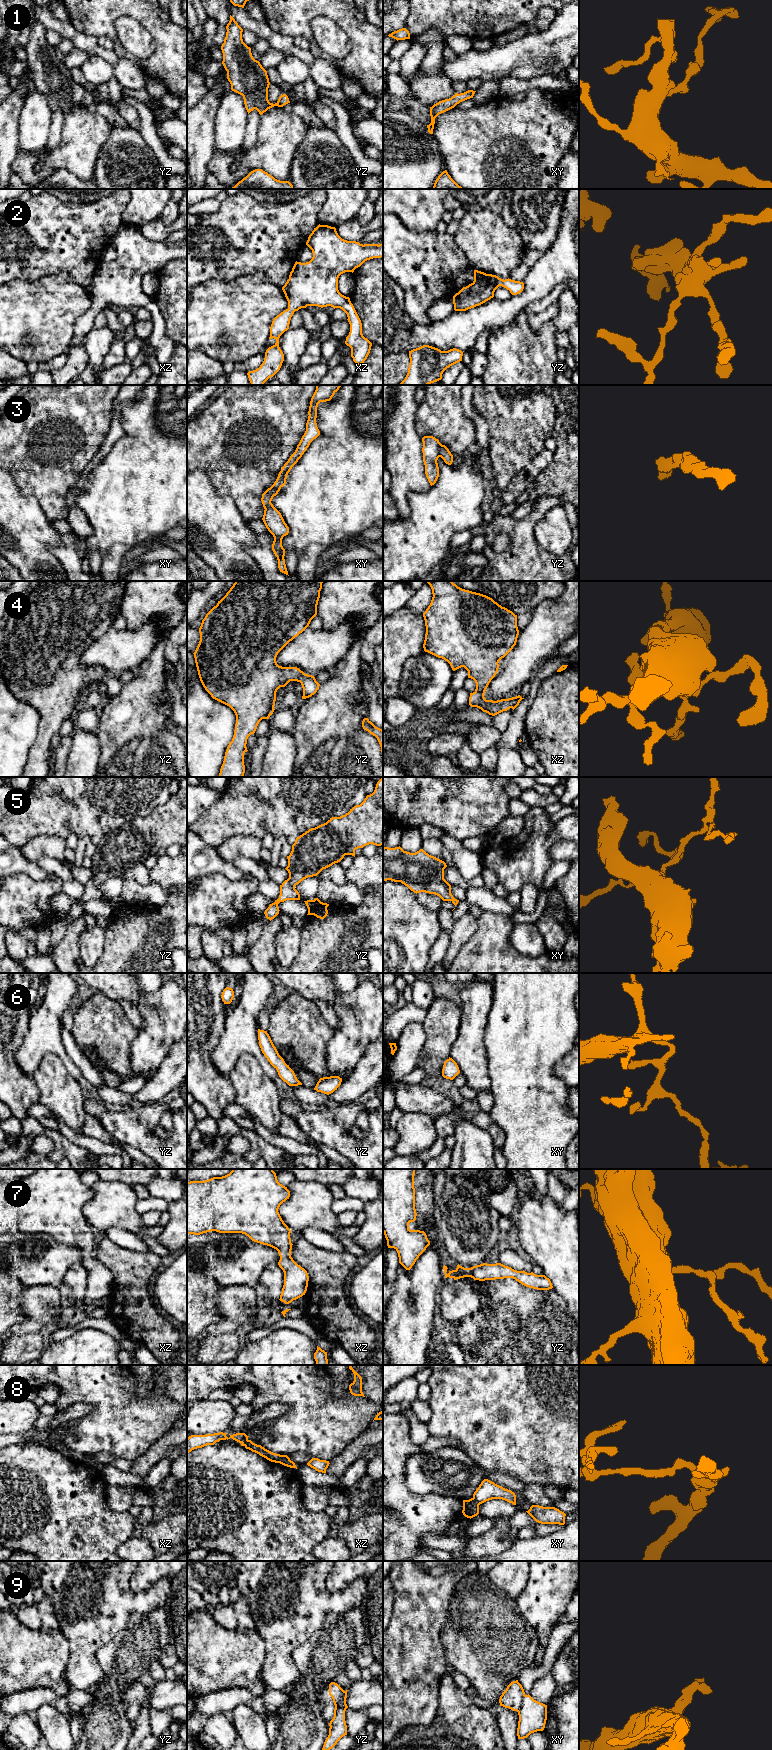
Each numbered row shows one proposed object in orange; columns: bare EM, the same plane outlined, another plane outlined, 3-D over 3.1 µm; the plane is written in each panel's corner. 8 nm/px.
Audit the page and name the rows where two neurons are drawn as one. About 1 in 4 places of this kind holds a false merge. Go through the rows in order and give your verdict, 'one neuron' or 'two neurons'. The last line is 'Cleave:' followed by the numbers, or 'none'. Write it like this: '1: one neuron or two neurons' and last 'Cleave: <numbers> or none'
1: one neuron
2: one neuron
3: one neuron
4: one neuron
5: one neuron
6: one neuron
7: one neuron
8: two neurons
9: one neuron
Cleave: 8

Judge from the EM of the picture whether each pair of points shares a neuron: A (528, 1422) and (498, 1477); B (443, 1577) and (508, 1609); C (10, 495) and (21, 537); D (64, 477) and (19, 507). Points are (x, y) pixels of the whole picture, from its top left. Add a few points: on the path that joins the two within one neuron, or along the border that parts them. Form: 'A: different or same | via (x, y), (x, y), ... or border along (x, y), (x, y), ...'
A: different | border along (487, 1471), (509, 1473), (522, 1482)
B: different | border along (477, 1571), (465, 1575), (459, 1581), (449, 1605)
C: same | via (10, 505), (10, 518), (18, 527)
D: different | border along (15, 483), (22, 494), (36, 499), (47, 517)

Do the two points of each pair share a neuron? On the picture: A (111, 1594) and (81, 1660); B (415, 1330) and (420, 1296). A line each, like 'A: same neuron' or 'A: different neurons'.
A: same neuron
B: same neuron

